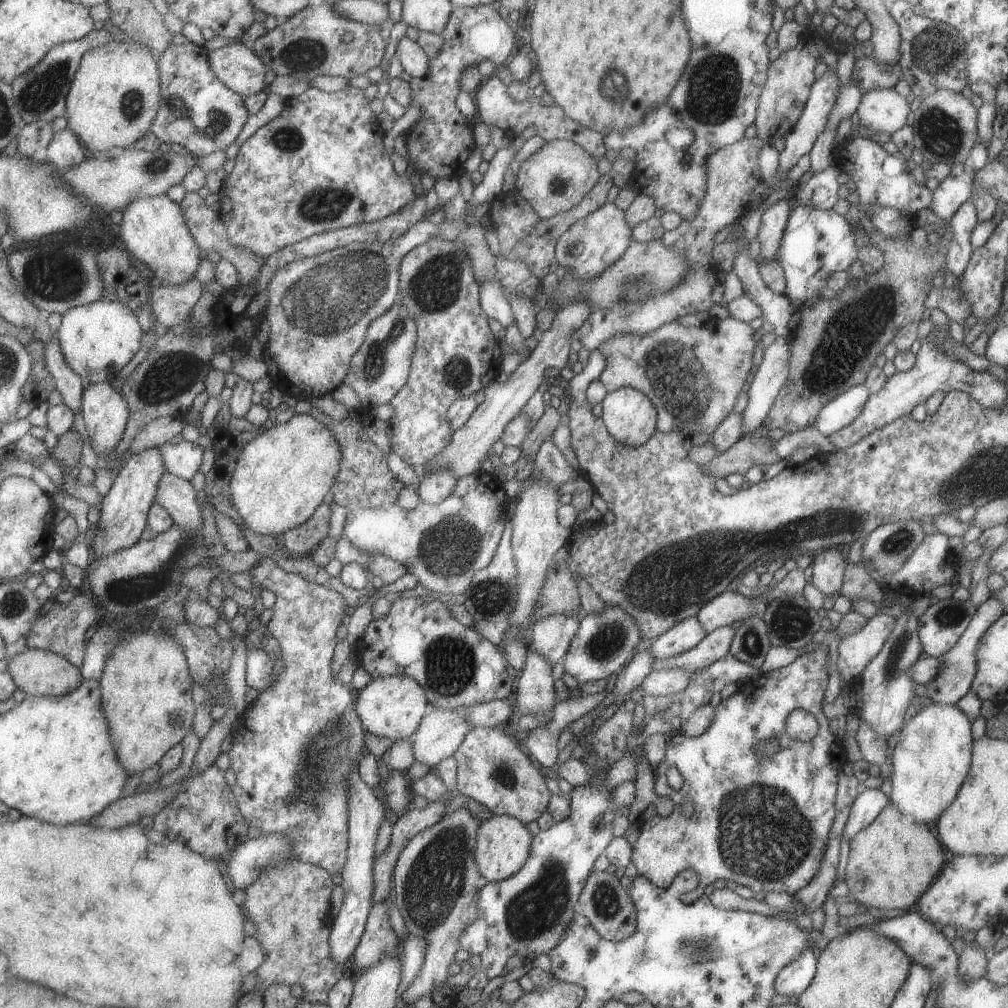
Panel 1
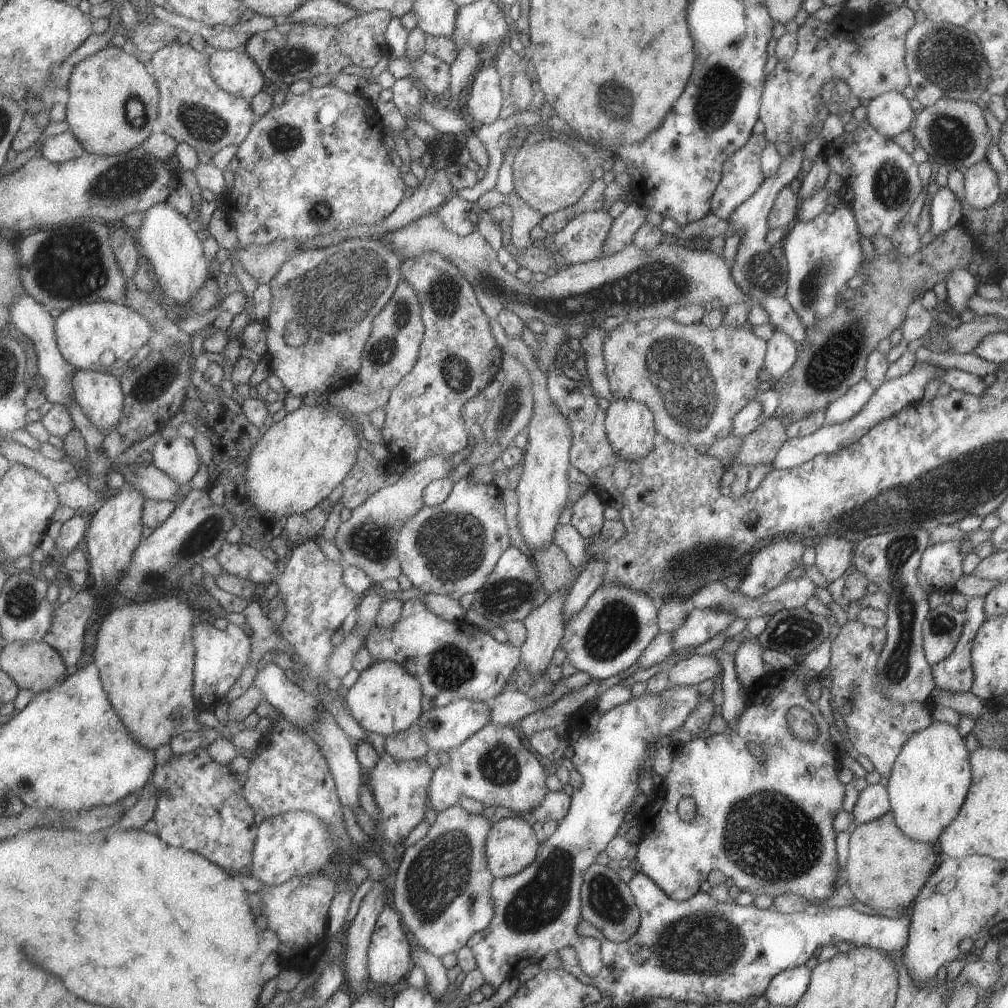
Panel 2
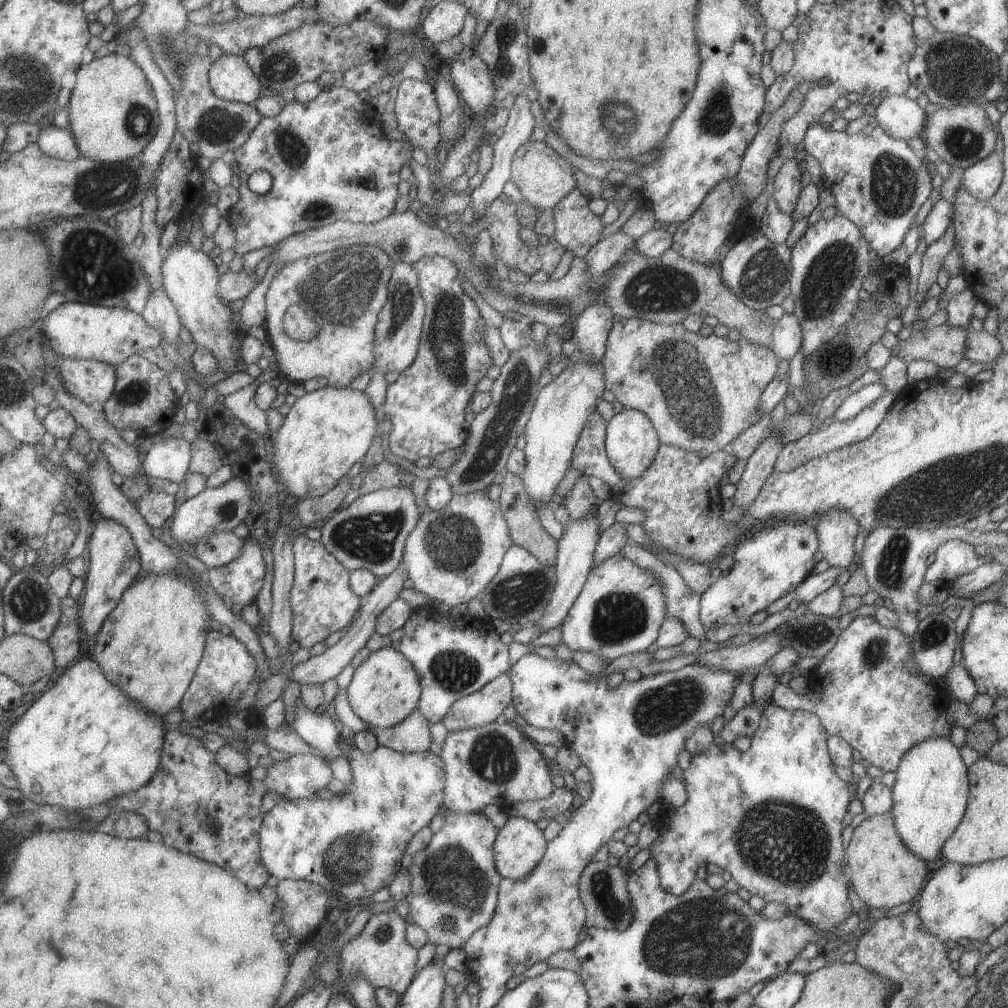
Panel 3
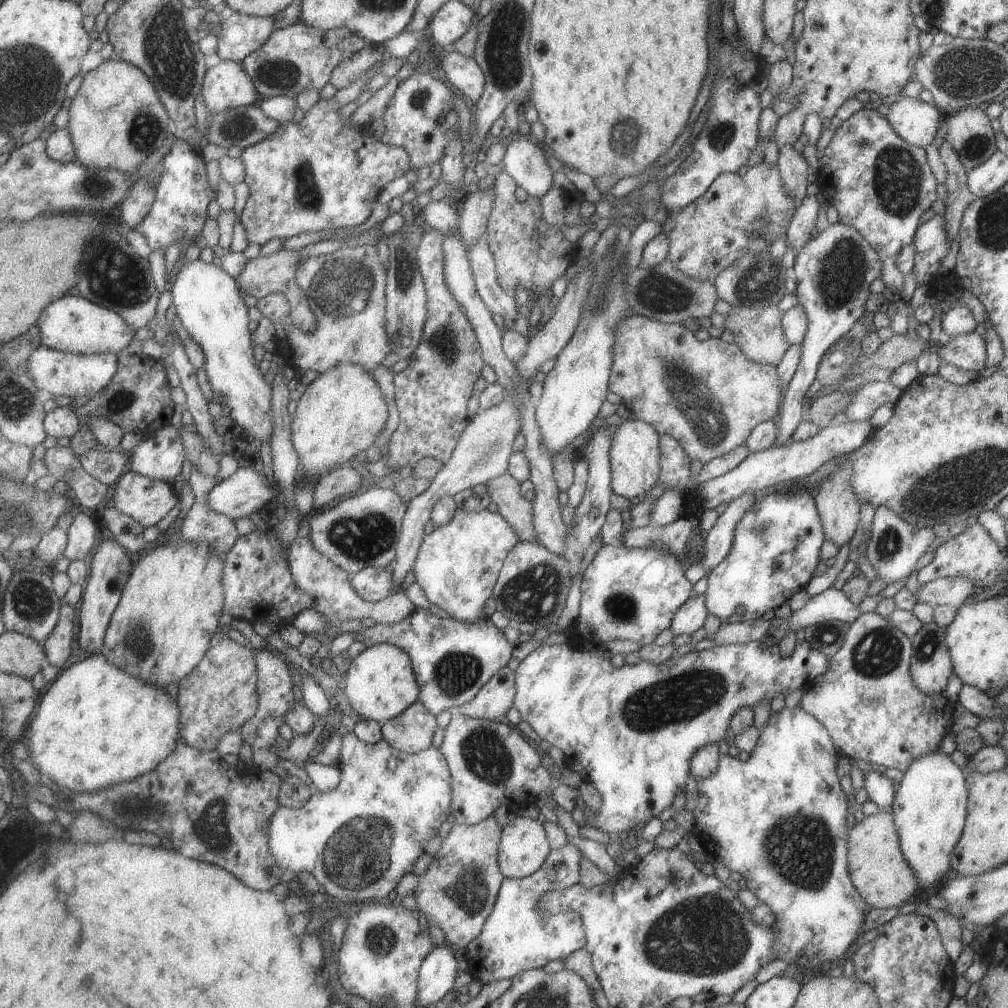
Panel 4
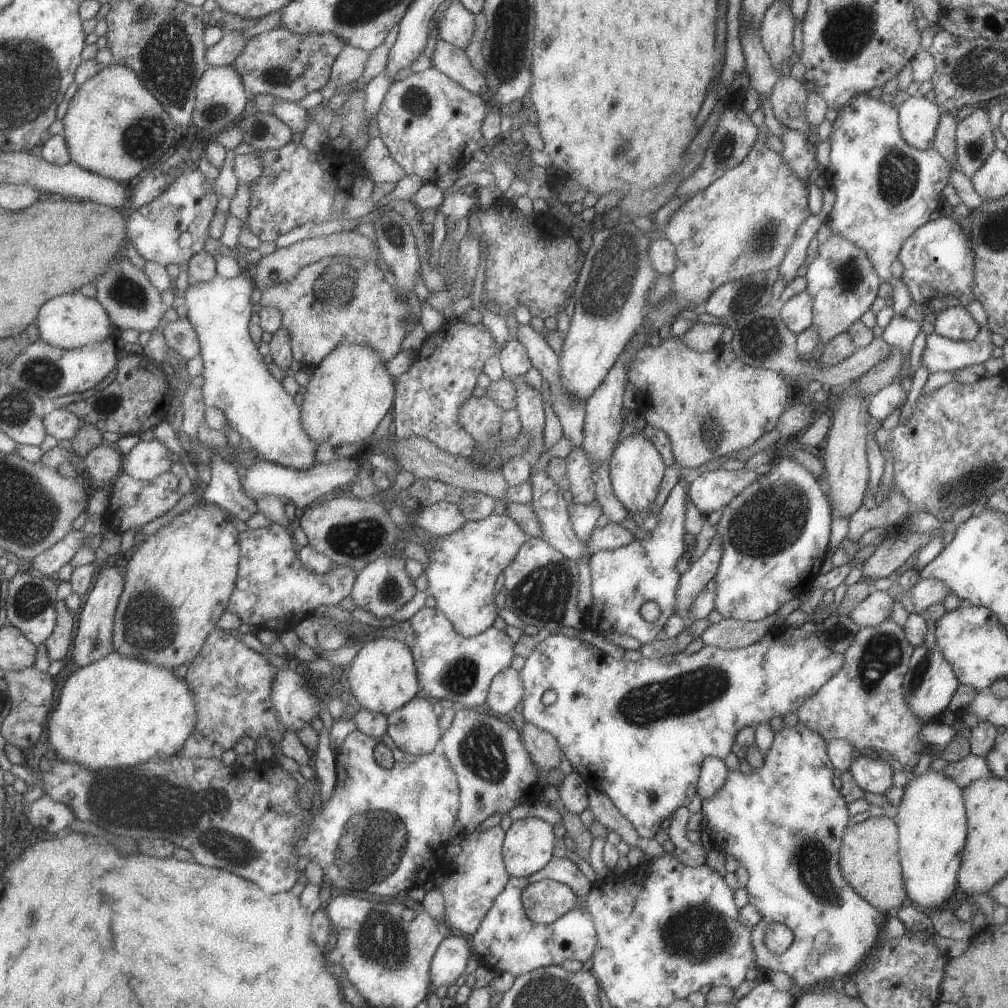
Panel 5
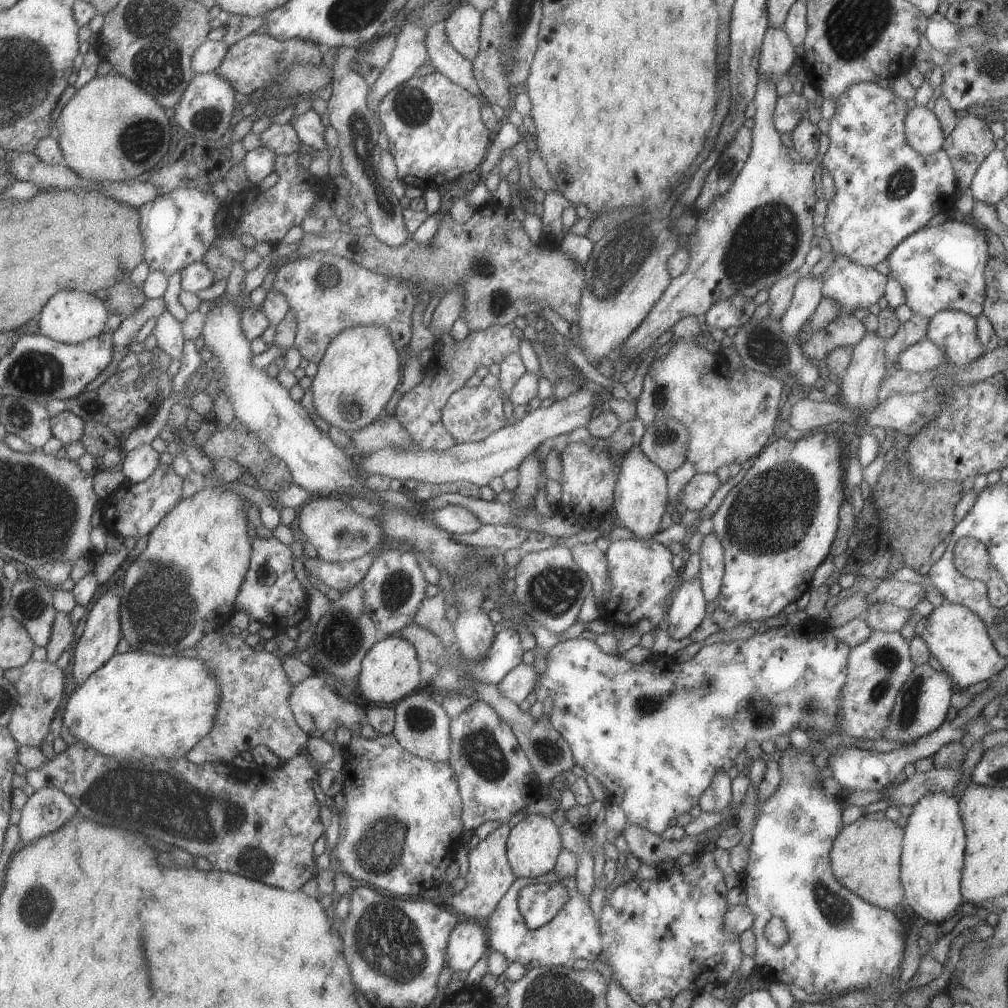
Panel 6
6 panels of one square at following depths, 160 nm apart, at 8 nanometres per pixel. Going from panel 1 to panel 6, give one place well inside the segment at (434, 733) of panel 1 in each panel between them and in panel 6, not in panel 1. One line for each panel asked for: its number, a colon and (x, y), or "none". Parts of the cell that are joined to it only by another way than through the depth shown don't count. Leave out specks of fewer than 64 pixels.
2: (442, 728)
3: (485, 705)
4: (496, 696)
5: (505, 690)
6: (519, 681)

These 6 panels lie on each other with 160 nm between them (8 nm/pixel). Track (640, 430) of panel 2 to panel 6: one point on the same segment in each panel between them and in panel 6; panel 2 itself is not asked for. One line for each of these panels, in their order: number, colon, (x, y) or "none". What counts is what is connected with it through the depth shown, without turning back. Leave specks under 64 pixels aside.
3: (630, 441)
4: (634, 453)
5: (636, 469)
6: (640, 496)

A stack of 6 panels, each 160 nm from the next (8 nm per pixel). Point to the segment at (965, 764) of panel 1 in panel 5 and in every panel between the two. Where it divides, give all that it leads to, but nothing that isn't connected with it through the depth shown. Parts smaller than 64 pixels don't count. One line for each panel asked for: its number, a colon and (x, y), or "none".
2: (929, 779)
3: (929, 795)
4: (929, 808)
5: (931, 818)

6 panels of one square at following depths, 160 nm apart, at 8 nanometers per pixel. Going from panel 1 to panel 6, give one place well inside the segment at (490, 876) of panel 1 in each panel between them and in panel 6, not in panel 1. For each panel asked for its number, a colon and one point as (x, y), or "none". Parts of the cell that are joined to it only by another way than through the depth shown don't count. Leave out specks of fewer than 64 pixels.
2: (511, 845)
3: (519, 845)
4: (523, 845)
5: (527, 846)
6: (532, 845)

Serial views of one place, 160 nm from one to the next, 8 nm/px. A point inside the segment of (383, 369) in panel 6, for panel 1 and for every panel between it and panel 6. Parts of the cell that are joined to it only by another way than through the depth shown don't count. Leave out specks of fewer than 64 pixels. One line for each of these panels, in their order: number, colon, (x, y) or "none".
1: (282, 476)
2: (298, 461)
3: (327, 430)
4: (340, 413)
5: (347, 394)

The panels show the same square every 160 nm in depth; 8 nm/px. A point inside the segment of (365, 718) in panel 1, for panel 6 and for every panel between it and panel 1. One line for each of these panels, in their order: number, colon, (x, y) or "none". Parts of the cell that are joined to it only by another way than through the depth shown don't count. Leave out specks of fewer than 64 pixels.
2: (385, 699)
3: (384, 688)
4: (379, 683)
5: (382, 676)
6: (389, 671)

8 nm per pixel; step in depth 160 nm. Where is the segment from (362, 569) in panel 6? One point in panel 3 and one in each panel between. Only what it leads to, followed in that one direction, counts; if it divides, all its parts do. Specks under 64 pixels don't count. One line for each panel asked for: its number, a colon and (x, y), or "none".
3: (239, 582)
4: (259, 586)
5: (274, 591)

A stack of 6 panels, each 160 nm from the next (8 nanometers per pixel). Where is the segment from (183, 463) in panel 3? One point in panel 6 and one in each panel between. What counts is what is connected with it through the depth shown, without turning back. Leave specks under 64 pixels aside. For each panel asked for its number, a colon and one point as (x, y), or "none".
4: (160, 457)
5: (146, 460)
6: (140, 463)

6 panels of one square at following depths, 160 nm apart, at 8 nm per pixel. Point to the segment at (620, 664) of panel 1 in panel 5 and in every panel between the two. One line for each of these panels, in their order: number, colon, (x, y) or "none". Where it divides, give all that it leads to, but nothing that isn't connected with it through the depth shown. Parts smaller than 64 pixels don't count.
2: (606, 636)
3: (620, 608)
4: (630, 594)
5: (622, 579)

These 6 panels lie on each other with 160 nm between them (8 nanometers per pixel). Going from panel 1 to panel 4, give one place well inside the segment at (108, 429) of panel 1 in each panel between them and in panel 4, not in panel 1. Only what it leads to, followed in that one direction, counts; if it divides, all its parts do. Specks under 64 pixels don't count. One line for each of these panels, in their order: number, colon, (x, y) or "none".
2: (100, 394)
3: (93, 382)
4: (59, 373)

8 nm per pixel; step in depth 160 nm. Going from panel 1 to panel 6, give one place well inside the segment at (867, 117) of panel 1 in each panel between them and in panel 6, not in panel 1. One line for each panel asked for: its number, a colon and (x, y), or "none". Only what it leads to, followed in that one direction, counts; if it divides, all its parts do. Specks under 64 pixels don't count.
2: (890, 114)
3: (900, 117)
4: (915, 121)
5: (917, 118)
6: (922, 131)

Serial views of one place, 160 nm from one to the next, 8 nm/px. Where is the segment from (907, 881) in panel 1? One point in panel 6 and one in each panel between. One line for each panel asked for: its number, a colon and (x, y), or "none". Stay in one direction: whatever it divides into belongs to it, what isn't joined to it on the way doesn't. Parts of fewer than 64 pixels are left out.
2: (884, 869)
3: (883, 873)
4: (877, 870)
5: (868, 859)
6: (865, 856)

